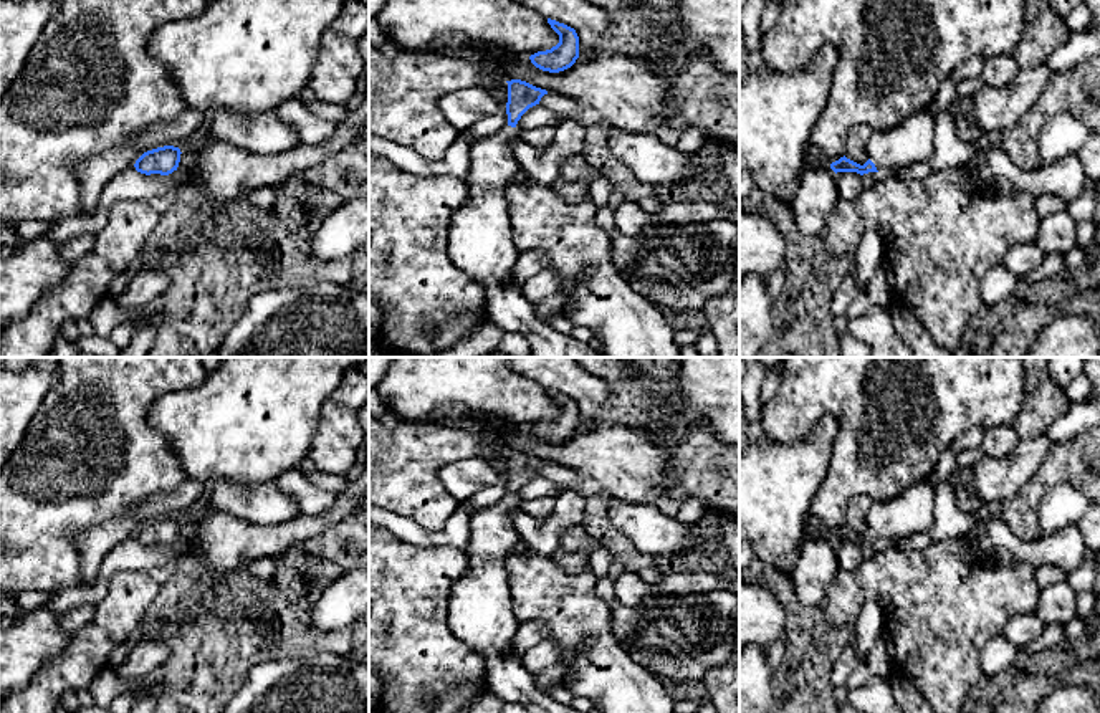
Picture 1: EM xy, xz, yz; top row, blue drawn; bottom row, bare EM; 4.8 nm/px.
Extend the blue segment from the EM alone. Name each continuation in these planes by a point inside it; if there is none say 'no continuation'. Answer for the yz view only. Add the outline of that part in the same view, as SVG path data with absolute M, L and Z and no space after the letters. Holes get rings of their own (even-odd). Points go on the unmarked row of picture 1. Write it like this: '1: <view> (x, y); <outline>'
1: yz (913, 512); M925 480L887 501L873 501L867 516L878 543L930 533L935 524L935 486Z

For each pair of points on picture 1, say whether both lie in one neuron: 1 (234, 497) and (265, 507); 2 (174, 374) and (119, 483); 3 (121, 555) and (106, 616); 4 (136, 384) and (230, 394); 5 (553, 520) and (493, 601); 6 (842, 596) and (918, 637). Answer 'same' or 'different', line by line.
1: same
2: same
3: different
4: different
5: different
6: same

